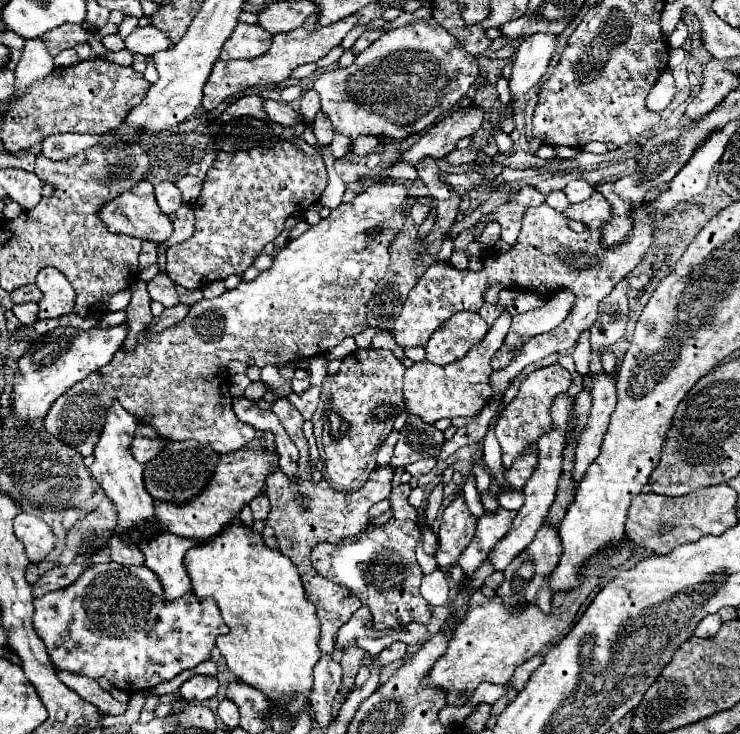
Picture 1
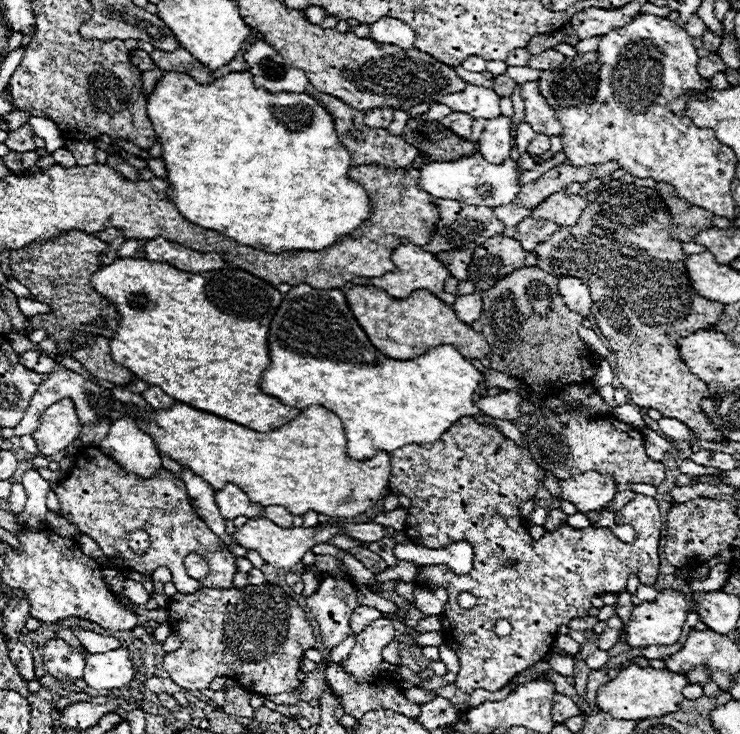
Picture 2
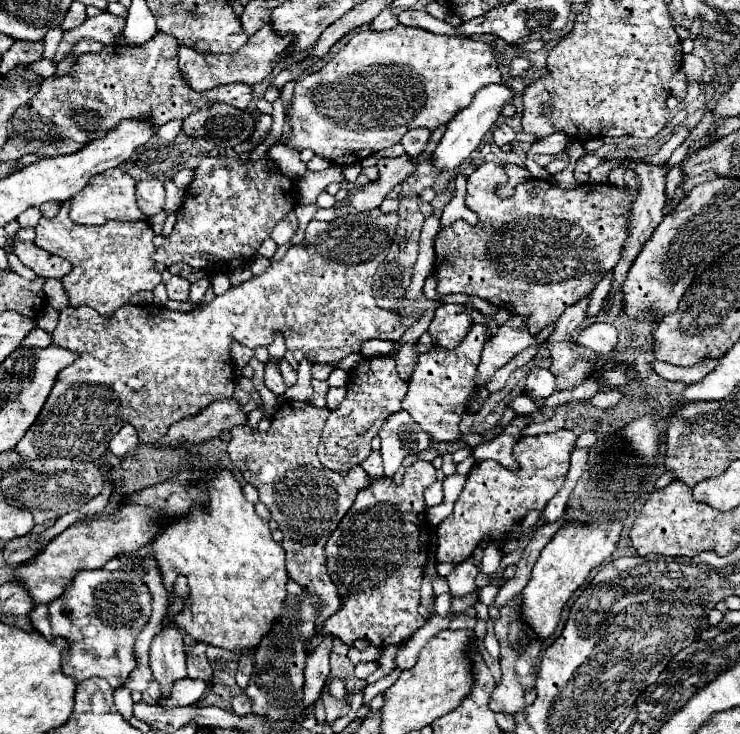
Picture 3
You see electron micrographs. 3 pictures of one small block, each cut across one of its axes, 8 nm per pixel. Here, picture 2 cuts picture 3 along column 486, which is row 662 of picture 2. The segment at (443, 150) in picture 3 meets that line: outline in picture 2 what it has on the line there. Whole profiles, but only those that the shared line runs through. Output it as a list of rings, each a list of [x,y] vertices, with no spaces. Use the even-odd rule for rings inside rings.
[[[118,648],[106,654],[90,654],[84,650],[84,682],[96,690],[116,690],[126,686],[134,676],[130,650]]]

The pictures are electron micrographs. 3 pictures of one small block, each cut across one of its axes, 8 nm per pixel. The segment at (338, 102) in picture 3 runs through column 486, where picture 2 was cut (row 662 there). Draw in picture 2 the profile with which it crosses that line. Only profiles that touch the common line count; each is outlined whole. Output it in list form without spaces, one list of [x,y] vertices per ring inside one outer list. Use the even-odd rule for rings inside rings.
[[[56,638],[50,640],[42,648],[42,658],[46,670],[58,678],[58,680],[74,680],[82,678],[82,668],[84,668],[84,654],[72,650],[64,640]]]

